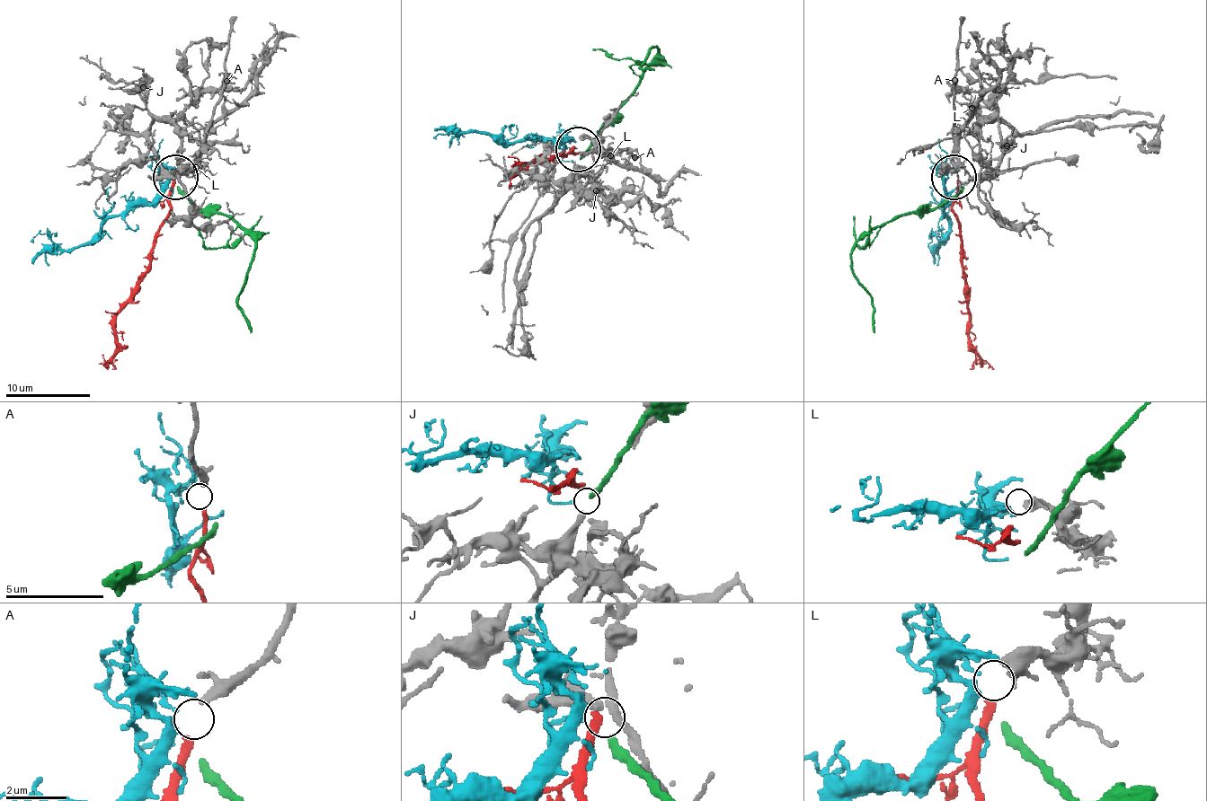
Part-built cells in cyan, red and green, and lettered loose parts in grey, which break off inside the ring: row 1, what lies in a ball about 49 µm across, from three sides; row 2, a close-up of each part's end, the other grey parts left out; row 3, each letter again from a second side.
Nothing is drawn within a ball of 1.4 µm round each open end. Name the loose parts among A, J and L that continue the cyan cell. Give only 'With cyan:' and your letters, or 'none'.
With cyan: L

